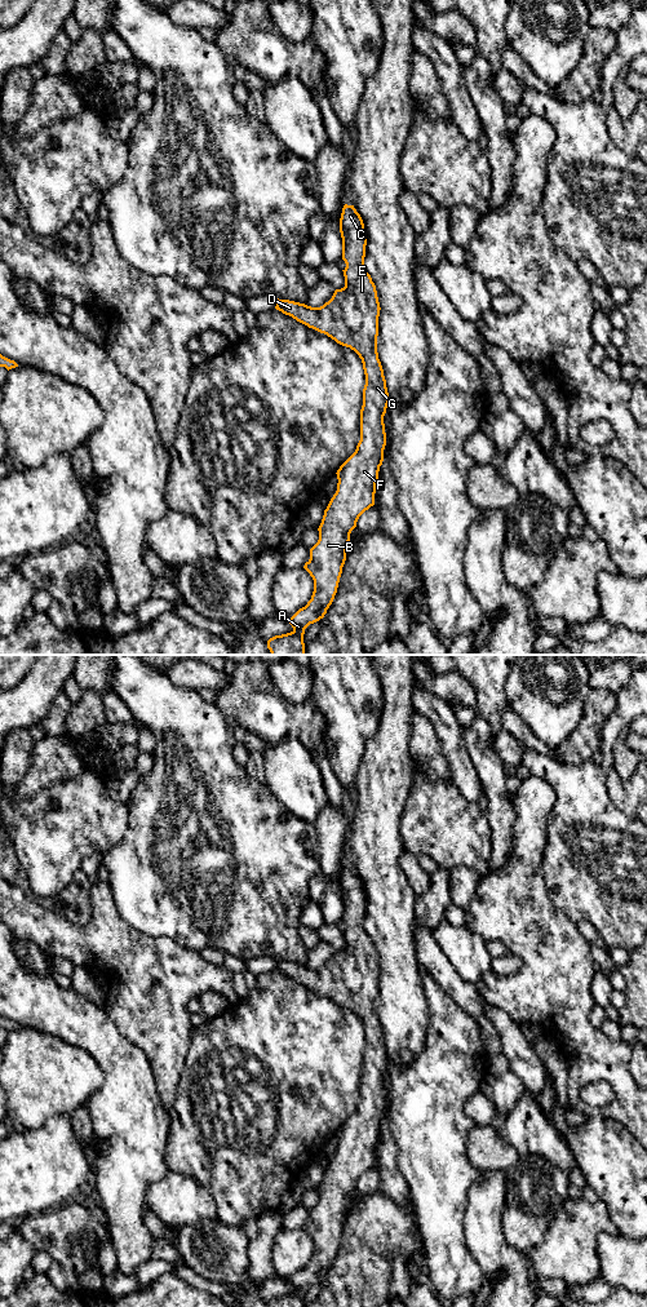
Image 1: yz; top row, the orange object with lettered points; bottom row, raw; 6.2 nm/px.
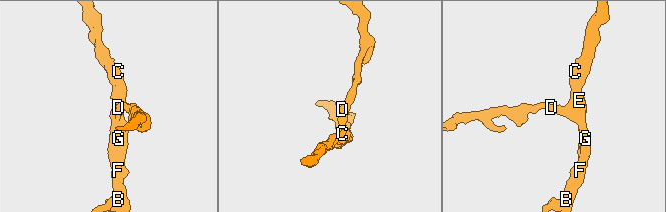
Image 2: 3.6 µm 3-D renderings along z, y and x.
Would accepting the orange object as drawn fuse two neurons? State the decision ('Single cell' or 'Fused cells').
Single cell

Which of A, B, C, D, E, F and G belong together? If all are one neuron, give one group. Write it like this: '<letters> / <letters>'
A B C D E F G

